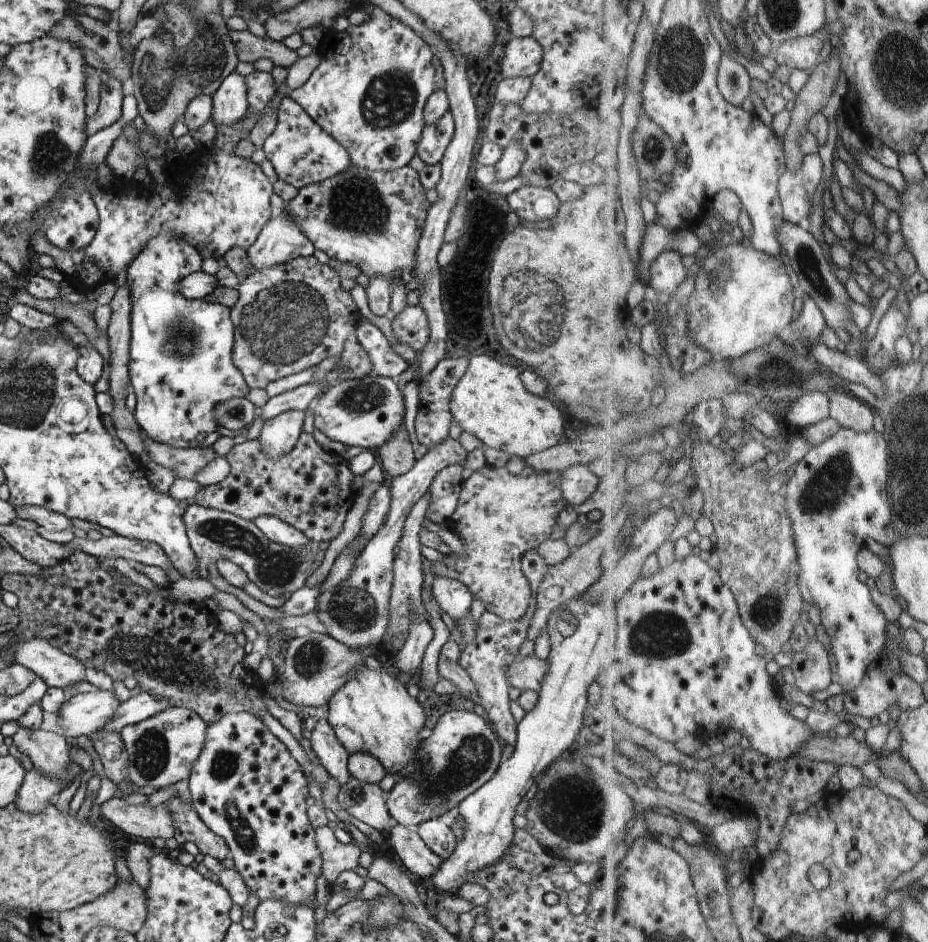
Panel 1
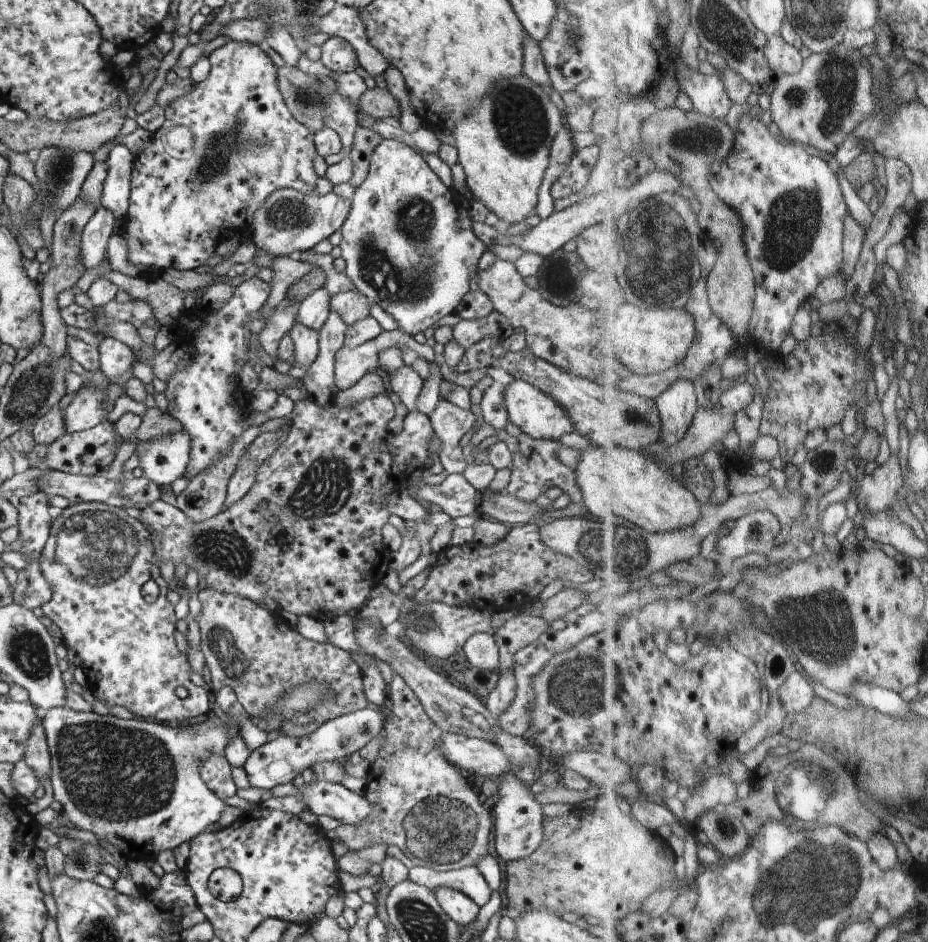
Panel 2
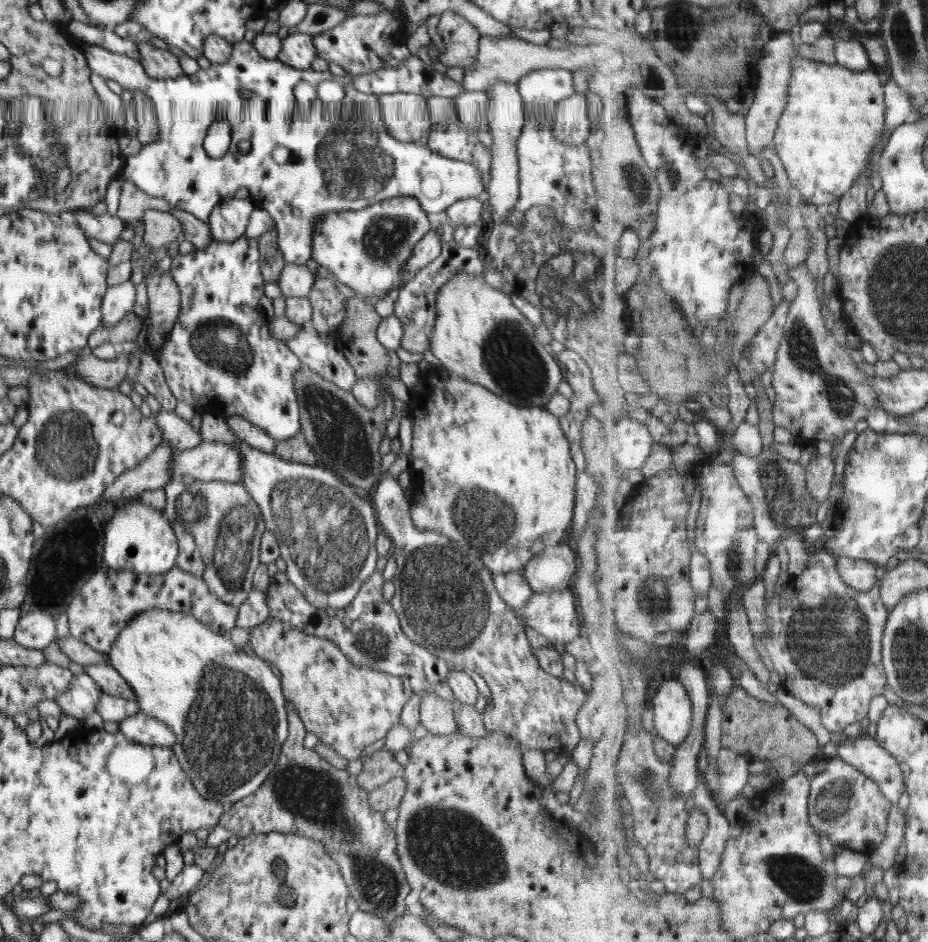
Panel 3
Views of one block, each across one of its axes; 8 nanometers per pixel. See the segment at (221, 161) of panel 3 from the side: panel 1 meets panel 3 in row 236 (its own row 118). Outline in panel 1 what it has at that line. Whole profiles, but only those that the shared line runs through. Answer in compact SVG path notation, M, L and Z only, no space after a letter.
M288 94L279 104L276 128L264 141L263 149L277 177L297 189L330 178L352 165L346 149L338 144L333 136L322 130Z

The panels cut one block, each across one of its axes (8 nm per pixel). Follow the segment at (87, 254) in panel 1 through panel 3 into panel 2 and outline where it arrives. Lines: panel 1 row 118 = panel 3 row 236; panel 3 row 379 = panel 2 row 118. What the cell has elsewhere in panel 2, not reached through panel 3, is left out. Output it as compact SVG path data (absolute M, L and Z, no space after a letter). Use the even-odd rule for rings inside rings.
M230 41L217 49L214 49L208 54L211 64L210 76L196 84L192 92L188 92L186 96L180 96L176 100L172 100L165 109L165 122L160 128L153 133L152 142L146 150L142 150L138 156L134 157L133 169L131 172L130 194L129 194L129 208L126 213L124 223L126 232L129 237L129 264L133 266L144 266L142 273L149 269L166 270L166 268L175 268L179 271L196 271L202 268L208 258L214 254L216 247L220 240L229 235L235 235L237 230L244 226L244 228L251 228L254 222L254 212L260 208L260 204L274 192L280 188L292 188L298 190L302 195L317 194L316 182L318 177L314 171L314 158L317 155L316 146L314 144L315 133L310 132L303 124L300 124L290 114L290 110L284 102L282 93L278 86L278 66L276 66L268 54L252 42L245 41ZM176 126L186 126L186 128L196 129L196 138L194 144L190 148L174 148L168 142L168 136L172 132L172 128Z

